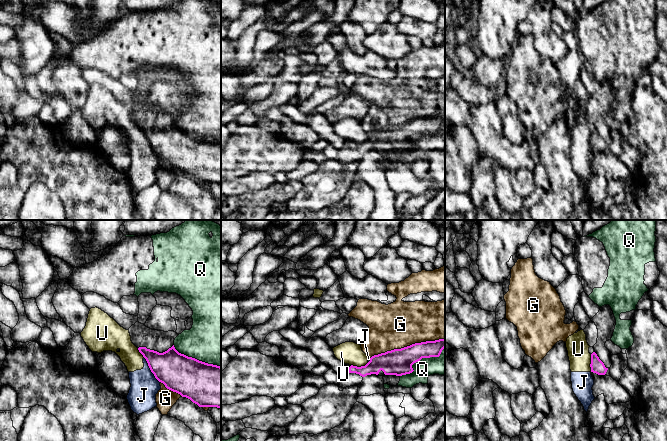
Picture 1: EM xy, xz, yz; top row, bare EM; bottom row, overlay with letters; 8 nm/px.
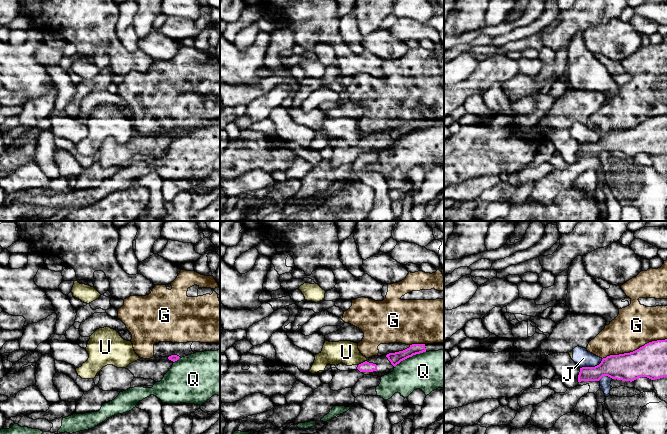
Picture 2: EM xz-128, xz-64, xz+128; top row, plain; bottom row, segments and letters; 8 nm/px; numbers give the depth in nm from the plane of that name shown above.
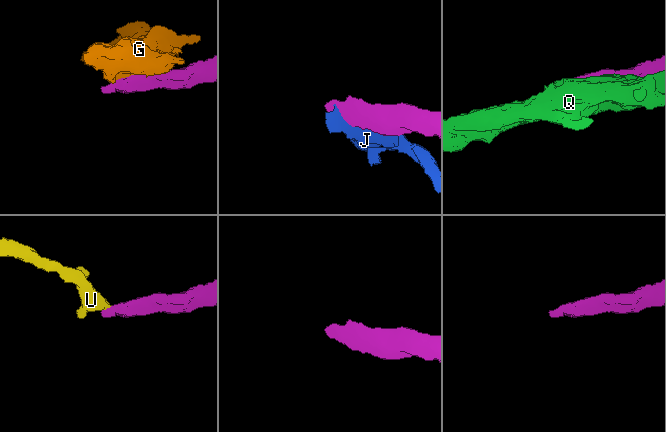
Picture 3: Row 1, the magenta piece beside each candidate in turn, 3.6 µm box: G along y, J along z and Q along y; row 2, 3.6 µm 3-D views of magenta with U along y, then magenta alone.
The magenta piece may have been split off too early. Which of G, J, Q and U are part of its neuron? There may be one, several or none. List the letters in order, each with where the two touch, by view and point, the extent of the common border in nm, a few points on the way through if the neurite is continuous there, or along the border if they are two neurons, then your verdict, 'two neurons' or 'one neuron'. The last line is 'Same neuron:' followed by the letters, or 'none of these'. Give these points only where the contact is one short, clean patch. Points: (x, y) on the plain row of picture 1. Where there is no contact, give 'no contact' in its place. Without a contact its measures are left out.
G: meets magenta in xz at (407, 122); contact 600 nm long; two neurons
J: meets magenta in xy at (150, 145); contact 240 nm long; two neurons
Q: meets magenta in xz at (420, 135); contact 440 nm long; two neurons
U: meets magenta in yz at (591, 139); contact 140 nm long; border along yz (591, 130), (590, 147); two neurons
Same neuron: none of these

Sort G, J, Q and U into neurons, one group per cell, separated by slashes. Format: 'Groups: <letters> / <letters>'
Groups: G / J U / Q

